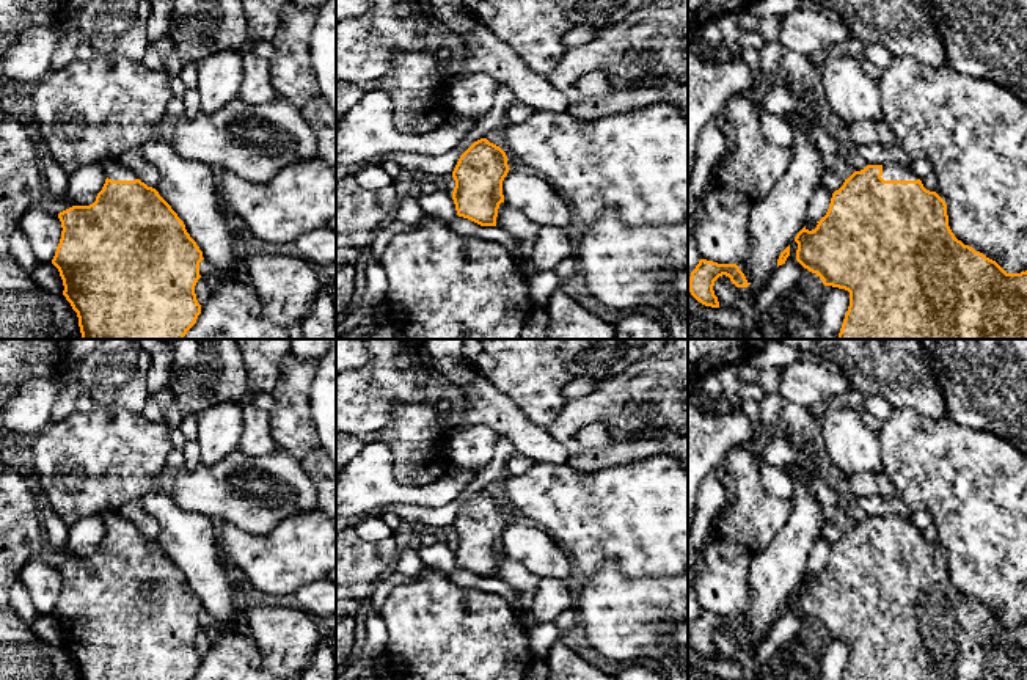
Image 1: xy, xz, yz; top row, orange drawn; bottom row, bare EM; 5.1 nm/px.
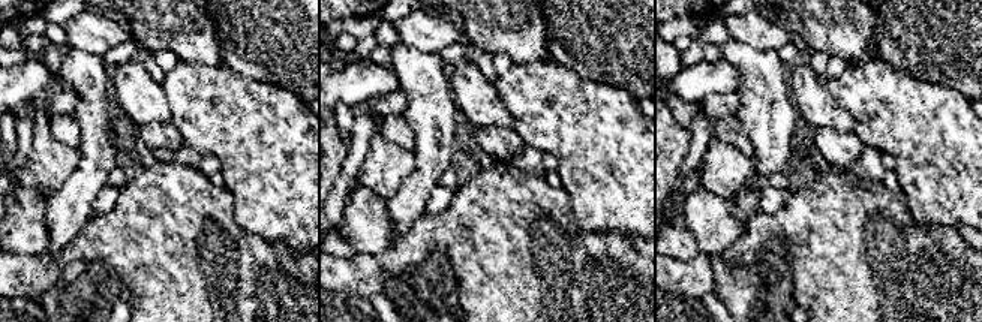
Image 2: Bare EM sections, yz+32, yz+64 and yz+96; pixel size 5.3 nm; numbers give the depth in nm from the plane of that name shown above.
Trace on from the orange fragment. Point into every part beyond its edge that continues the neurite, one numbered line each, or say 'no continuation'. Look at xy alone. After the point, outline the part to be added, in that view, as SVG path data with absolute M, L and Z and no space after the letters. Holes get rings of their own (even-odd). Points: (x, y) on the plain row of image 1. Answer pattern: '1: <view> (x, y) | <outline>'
1: xy (113, 522) | M102 512L105 528L111 532L135 532L137 528L122 518L118 512Z

